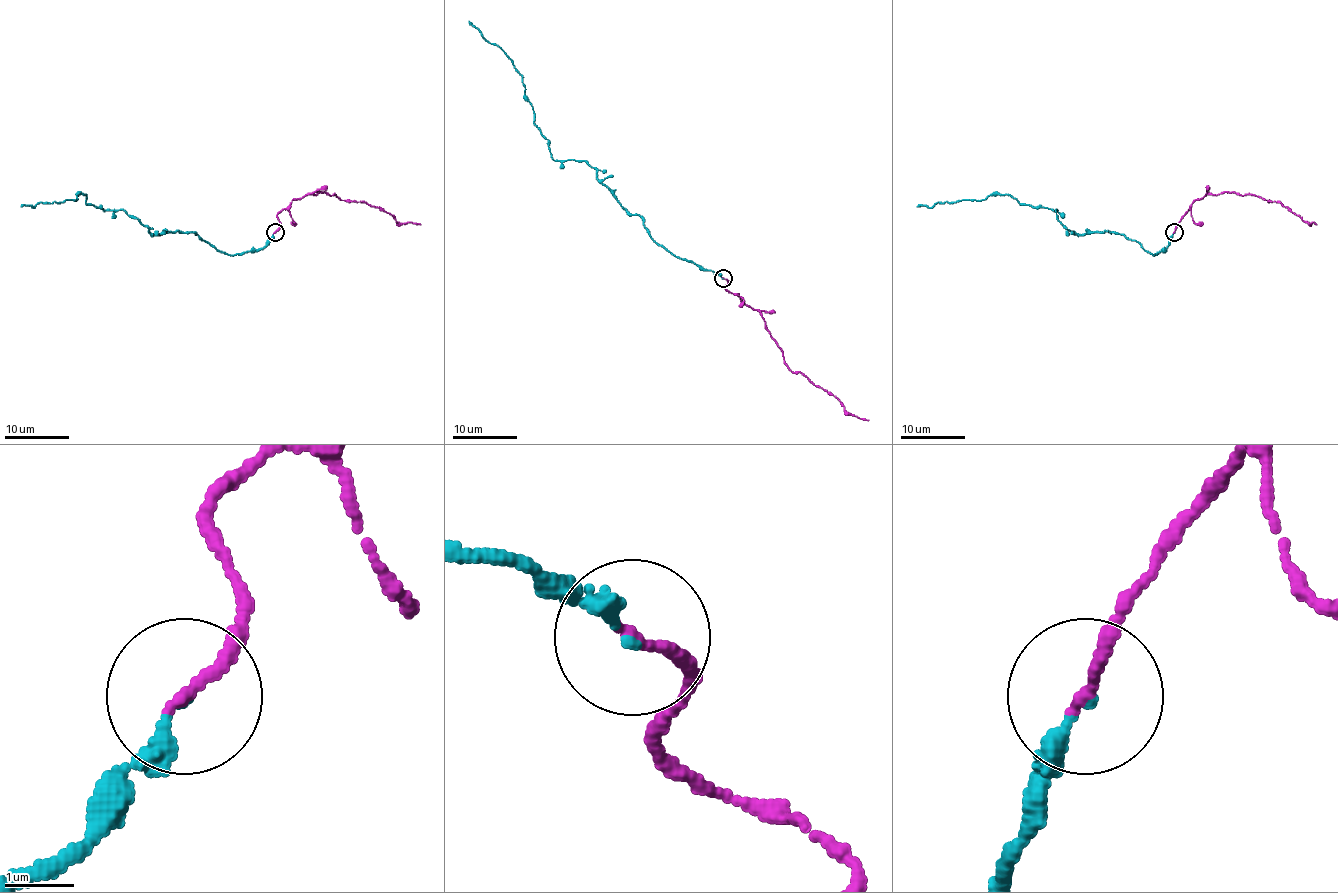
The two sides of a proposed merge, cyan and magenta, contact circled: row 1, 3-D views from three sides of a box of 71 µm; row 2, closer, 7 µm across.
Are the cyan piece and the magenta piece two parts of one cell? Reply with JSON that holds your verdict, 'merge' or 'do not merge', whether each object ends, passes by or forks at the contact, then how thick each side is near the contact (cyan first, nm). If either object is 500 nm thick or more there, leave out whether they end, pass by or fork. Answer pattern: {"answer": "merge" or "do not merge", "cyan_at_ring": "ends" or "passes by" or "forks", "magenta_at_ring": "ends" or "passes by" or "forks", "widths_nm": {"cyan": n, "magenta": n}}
{"answer": "merge", "cyan_at_ring": "ends", "magenta_at_ring": "ends", "widths_nm": {"cyan": 170, "magenta": 180}}

